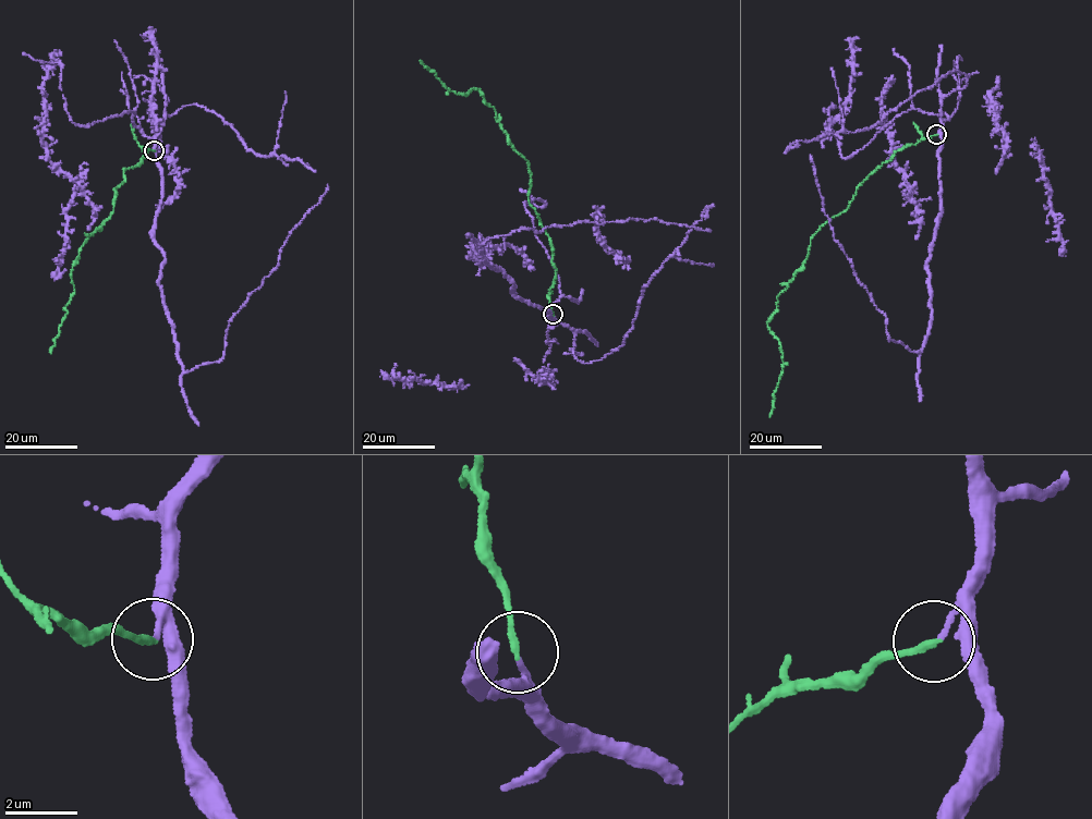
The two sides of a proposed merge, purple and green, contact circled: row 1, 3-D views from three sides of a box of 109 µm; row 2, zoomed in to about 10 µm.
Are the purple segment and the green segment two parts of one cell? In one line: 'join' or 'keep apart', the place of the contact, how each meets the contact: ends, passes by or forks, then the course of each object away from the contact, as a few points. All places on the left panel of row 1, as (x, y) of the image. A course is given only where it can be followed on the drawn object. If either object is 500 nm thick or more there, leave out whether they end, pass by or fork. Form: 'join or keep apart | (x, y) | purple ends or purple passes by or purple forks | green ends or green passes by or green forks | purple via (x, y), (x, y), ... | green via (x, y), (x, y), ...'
join | (154, 150) | purple ends | green ends | purple via (154, 150), (159, 285), (185, 371), (222, 358), (230, 321), (327, 184) | green via (154, 150), (142, 148), (142, 161), (125, 168), (112, 212), (80, 251), (51, 353)

